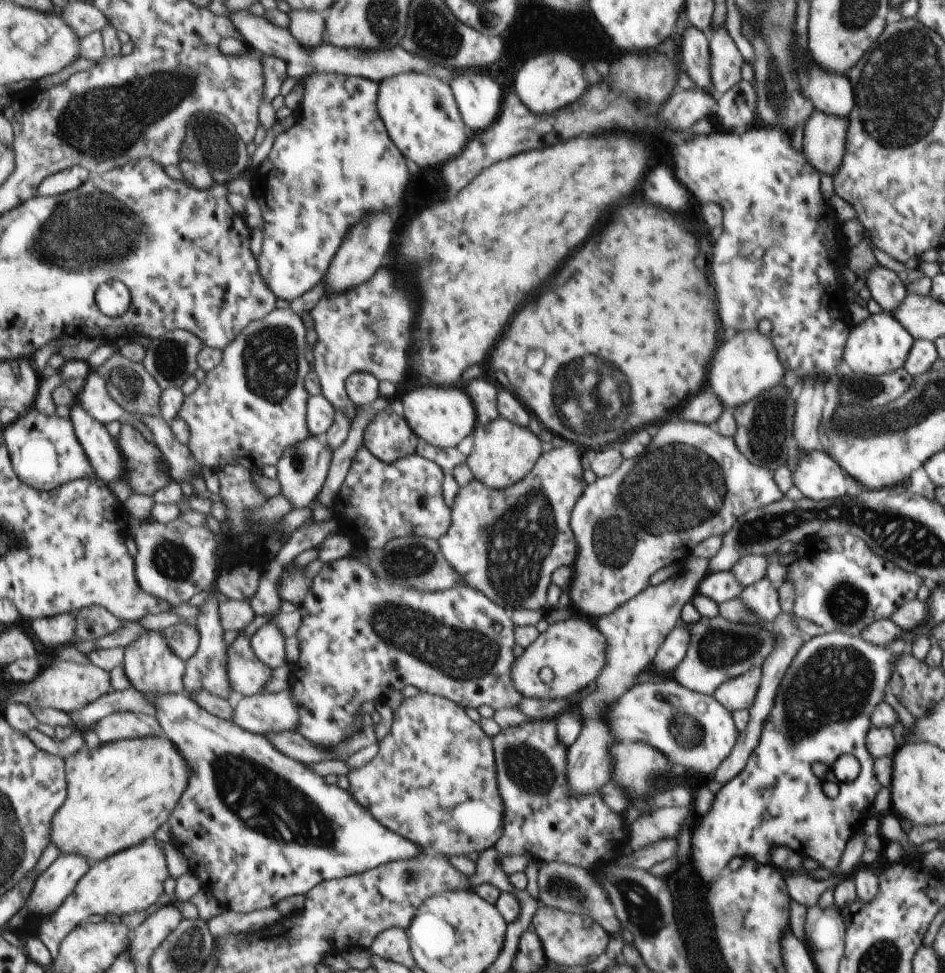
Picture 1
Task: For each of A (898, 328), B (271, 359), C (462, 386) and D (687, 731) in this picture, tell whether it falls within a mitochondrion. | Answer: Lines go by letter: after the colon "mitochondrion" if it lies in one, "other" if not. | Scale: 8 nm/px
A: other
B: mitochondrion
C: other
D: mitochondrion

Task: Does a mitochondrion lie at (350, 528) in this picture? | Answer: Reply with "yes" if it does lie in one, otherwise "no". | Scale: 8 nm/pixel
no

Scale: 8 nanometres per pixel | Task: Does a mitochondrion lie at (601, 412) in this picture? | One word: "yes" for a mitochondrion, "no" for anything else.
yes

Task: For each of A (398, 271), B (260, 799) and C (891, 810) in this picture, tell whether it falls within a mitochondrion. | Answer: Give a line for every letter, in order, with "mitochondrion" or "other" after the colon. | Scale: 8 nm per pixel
A: other
B: mitochondrion
C: other

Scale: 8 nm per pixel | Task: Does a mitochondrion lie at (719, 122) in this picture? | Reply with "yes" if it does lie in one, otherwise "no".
no

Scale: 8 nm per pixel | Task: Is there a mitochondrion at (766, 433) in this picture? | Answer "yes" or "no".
yes

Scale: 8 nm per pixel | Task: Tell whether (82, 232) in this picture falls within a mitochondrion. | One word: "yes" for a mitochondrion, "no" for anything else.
yes

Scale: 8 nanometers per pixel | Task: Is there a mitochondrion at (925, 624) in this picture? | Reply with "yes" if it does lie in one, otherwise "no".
no

